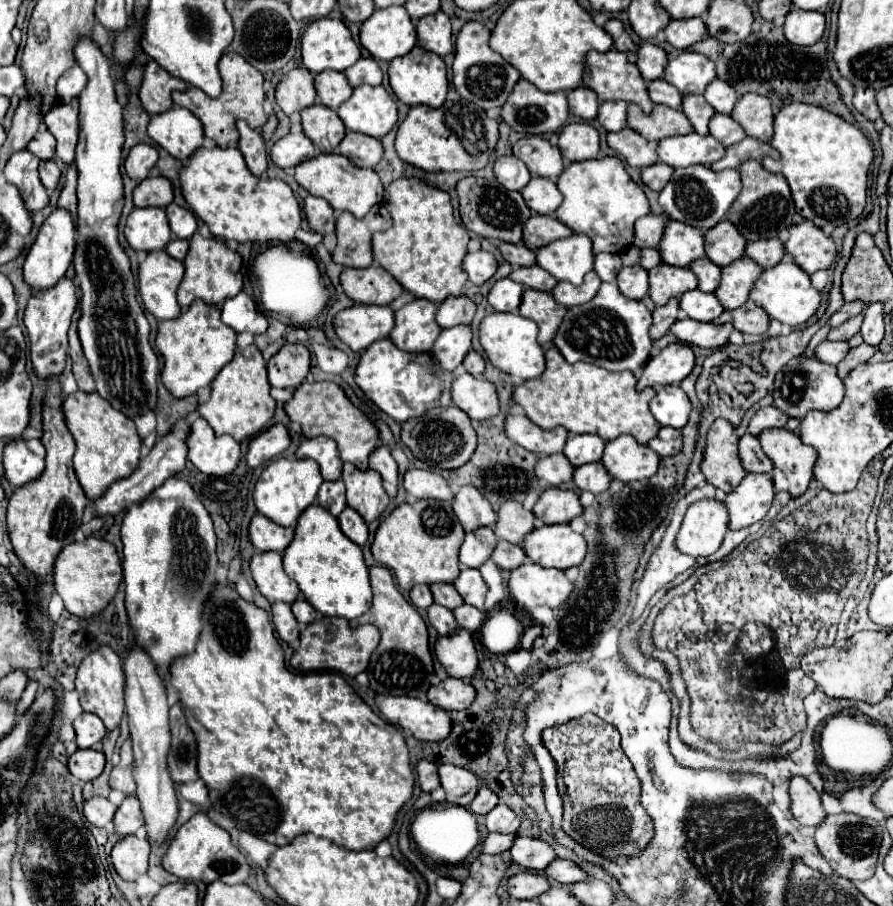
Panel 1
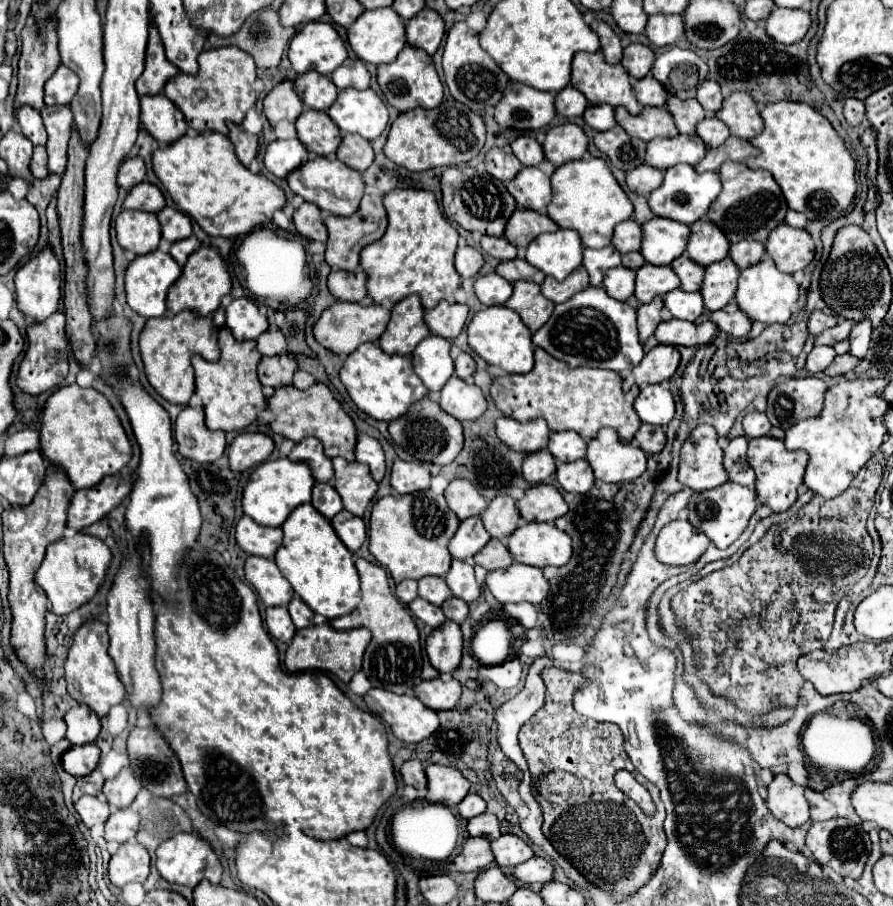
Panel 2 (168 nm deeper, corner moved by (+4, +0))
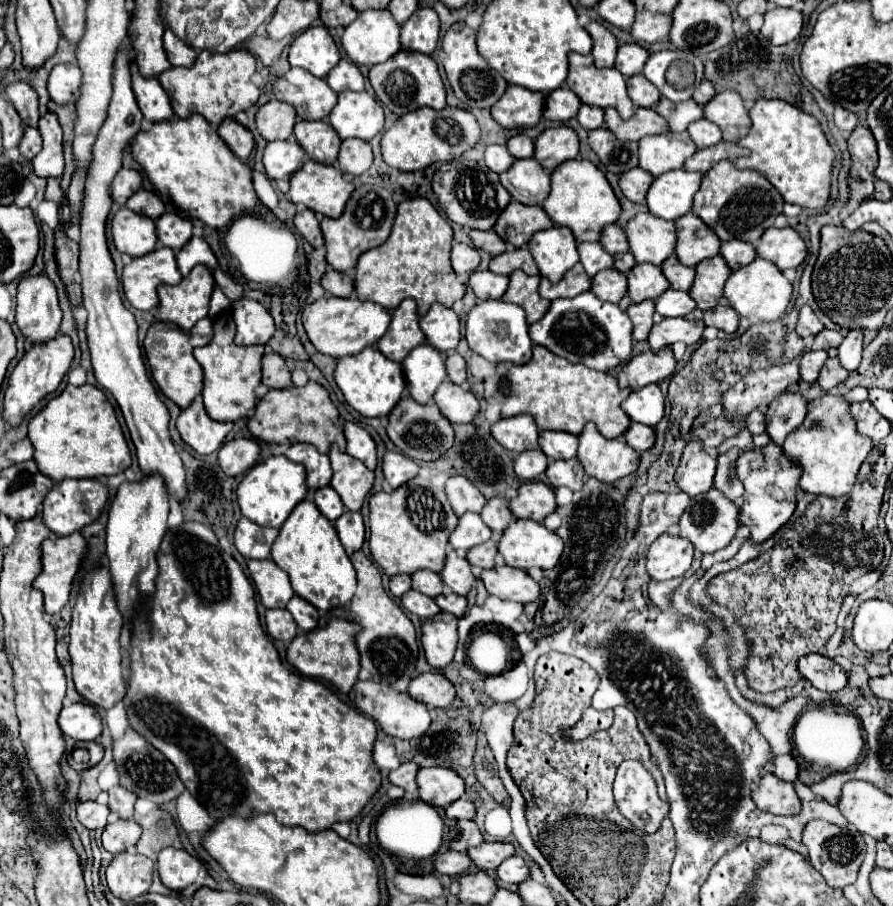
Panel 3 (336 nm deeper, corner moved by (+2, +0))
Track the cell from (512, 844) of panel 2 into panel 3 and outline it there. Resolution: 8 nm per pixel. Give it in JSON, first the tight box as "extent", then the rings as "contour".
{"extent":[466,843,514,873],"contour":[[[480,843],[478,847],[470,847],[466,855],[470,857],[472,865],[486,873],[492,873],[498,863],[502,863],[502,859],[514,855],[514,847],[508,843]]]}

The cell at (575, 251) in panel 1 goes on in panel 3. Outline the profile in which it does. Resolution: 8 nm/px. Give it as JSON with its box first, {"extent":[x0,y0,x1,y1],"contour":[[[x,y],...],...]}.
{"extent":[528,225,578,283],"contour":[[[562,225],[534,233],[528,241],[528,249],[540,269],[540,275],[554,283],[578,263],[574,235],[568,227]]]}

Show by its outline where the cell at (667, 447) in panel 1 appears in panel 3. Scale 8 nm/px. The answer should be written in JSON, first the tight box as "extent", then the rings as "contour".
{"extent":[624,423,656,453],"contour":[[[630,423],[630,427],[624,433],[624,439],[626,439],[626,443],[632,449],[636,449],[638,453],[642,453],[642,451],[646,451],[646,449],[650,449],[654,445],[656,435],[654,435],[654,429],[652,427]]]}

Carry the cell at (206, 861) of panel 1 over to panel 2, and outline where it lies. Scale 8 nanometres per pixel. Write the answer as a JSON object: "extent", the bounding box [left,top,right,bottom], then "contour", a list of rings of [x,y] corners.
{"extent":[156,833,224,887],"contour":[[[176,833],[172,839],[164,841],[156,849],[156,867],[166,881],[188,887],[196,887],[202,879],[208,879],[210,883],[218,885],[222,881],[222,871],[224,871],[222,861],[214,853],[212,845],[196,833]]]}

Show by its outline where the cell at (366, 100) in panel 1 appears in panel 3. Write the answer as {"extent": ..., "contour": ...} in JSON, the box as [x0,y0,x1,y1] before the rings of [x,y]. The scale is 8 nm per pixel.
{"extent":[328,91,384,141],"contour":[[[342,91],[328,121],[342,141],[350,137],[370,141],[384,127],[384,109],[366,91]]]}

